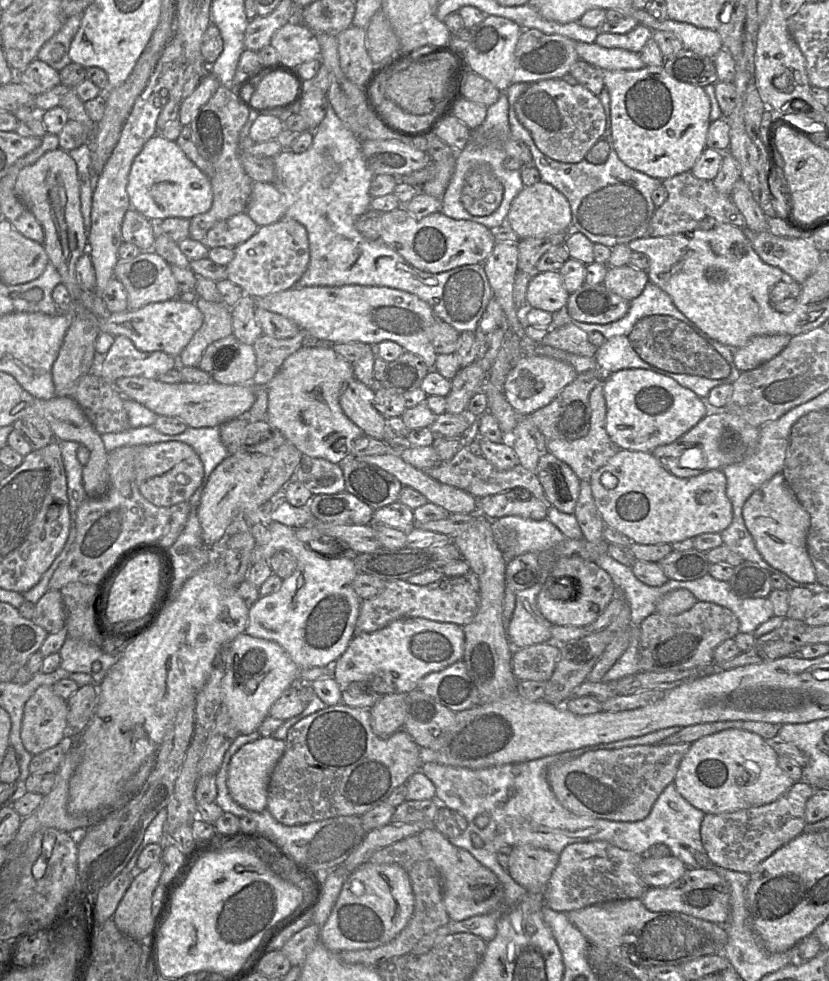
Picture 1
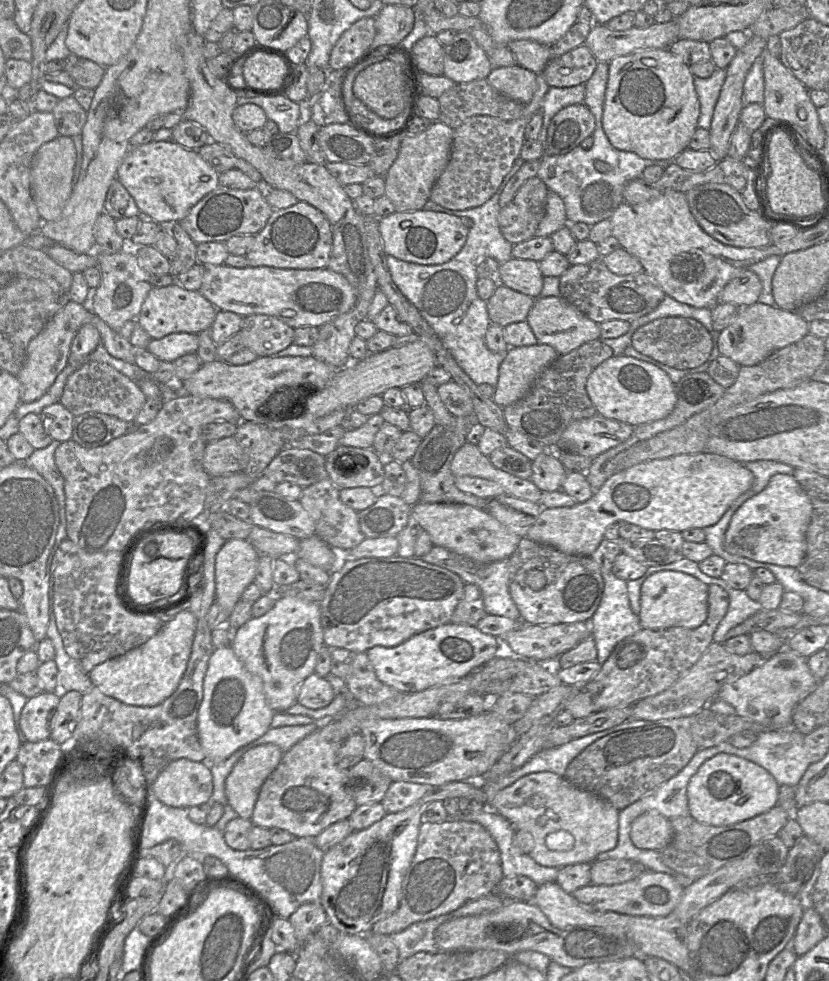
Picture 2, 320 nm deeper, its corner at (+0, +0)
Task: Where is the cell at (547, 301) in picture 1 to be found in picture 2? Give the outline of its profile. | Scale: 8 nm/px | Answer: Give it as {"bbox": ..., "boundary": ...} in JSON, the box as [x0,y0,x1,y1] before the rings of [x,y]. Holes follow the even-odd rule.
{"bbox":[498,258,544,299],"boundary":[[[511,258],[500,264],[498,283],[537,299],[543,289],[544,276],[538,262],[529,259]]]}

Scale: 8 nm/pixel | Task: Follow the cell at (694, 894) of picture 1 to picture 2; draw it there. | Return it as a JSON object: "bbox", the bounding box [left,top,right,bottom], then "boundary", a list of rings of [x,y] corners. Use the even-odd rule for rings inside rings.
{"bbox":[572,870,684,917],"boundary":[[[646,870],[638,877],[615,885],[590,883],[572,894],[577,901],[602,912],[616,912],[631,916],[666,917],[672,914],[681,900],[684,888],[670,875]]]}

